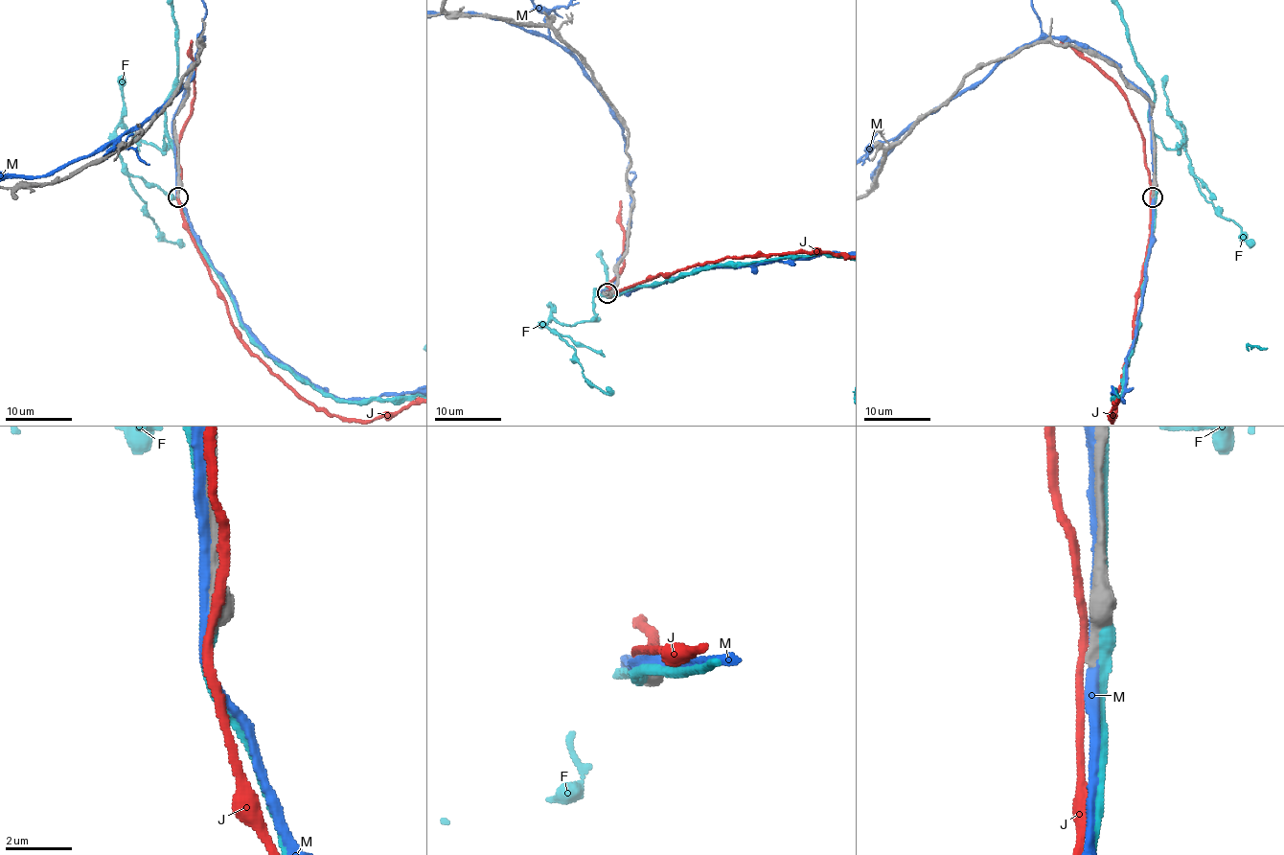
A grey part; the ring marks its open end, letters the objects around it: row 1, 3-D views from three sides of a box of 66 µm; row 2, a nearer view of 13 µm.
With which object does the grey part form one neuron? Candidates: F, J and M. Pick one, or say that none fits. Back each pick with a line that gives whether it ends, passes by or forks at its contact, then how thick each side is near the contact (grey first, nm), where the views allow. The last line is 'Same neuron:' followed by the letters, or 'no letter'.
Same neuron: no letter

